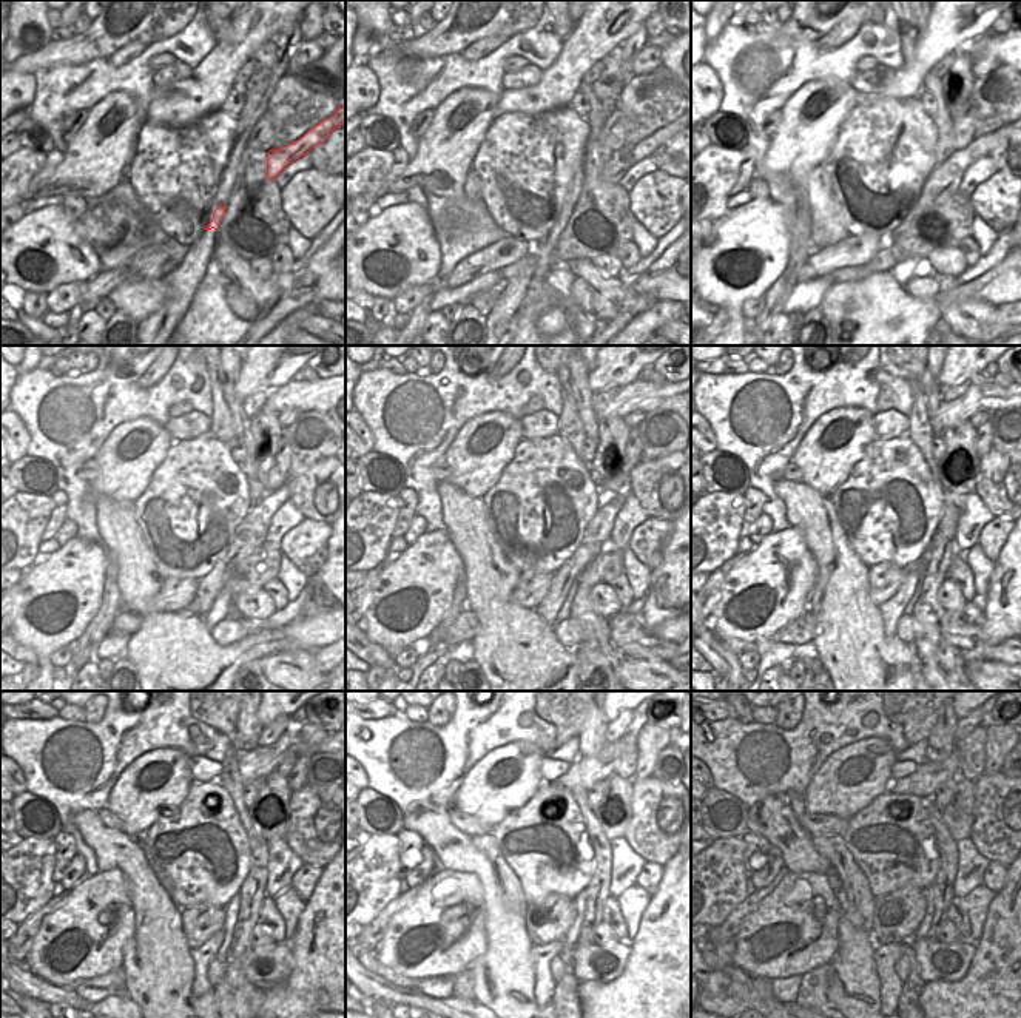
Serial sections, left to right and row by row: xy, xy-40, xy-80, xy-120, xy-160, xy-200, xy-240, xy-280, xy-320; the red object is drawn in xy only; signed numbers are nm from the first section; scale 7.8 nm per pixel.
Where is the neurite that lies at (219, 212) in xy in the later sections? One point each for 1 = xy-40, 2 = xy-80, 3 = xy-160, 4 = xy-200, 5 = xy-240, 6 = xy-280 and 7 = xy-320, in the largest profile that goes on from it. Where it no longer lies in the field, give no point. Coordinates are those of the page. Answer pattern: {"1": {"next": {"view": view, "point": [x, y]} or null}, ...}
{"1": {"next": {"view": "xy-40", "point": [566, 210]}}, "2": {"next": {"view": "xy-80", "point": [944, 179]}}, "3": {"next": {"view": "xy-160", "point": [596, 539]}}, "4": {"next": {"view": "xy-200", "point": [892, 610]}}, "5": {"next": {"view": "xy-240", "point": [202, 955]}}, "6": {"next": {"view": "xy-280", "point": [542, 955]}}, "7": {"next": {"view": "xy-320", "point": [886, 953]}}}

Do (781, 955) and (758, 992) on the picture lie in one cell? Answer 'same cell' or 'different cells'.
different cells

